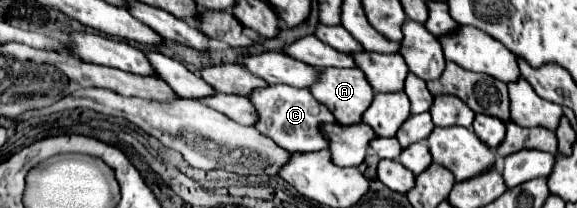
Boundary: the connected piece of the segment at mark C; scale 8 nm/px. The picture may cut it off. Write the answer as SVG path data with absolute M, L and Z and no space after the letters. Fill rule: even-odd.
M277 84L277 86L267 86L263 90L255 90L249 98L259 114L259 122L255 124L255 128L265 136L273 138L281 148L301 154L329 148L327 138L321 132L321 124L329 124L329 122L339 124L339 122L335 120L335 116L327 106L323 106L313 98L309 90L297 90L291 86Z

